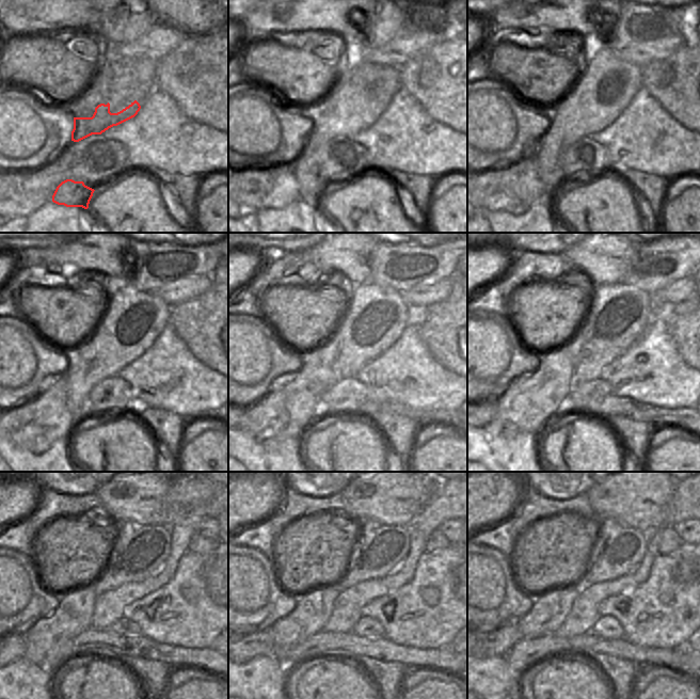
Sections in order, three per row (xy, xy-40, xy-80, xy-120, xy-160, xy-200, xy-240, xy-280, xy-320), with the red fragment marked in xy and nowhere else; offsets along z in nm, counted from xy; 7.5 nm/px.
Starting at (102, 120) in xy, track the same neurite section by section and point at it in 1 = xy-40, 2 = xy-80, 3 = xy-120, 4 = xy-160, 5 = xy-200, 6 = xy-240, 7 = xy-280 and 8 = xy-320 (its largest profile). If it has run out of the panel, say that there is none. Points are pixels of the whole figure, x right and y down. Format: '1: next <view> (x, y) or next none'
1: next xy-40 (370, 88)
2: next xy-80 (606, 85)
3: next xy-120 (132, 320)
4: next xy-160 (375, 317)
5: next xy-200 (617, 314)
6: next xy-240 (138, 552)
7: next xy-280 (378, 550)
8: next xy-320 (618, 550)

